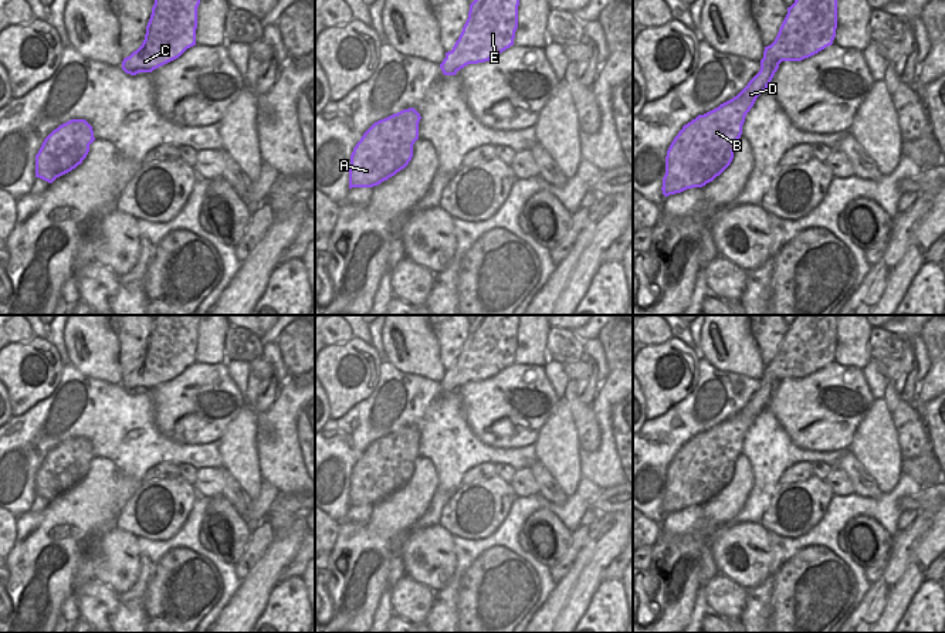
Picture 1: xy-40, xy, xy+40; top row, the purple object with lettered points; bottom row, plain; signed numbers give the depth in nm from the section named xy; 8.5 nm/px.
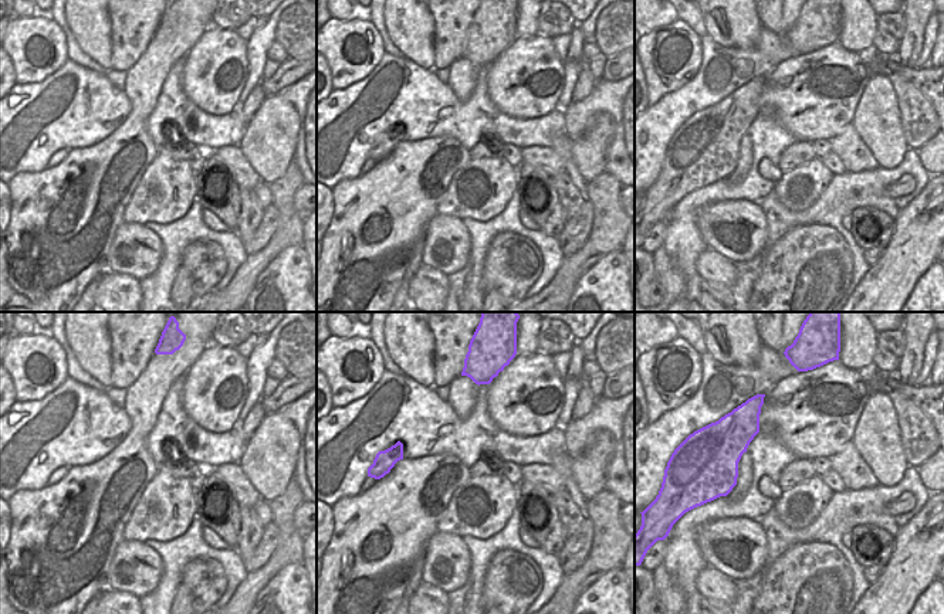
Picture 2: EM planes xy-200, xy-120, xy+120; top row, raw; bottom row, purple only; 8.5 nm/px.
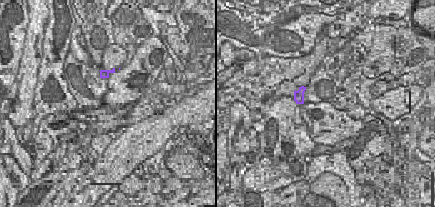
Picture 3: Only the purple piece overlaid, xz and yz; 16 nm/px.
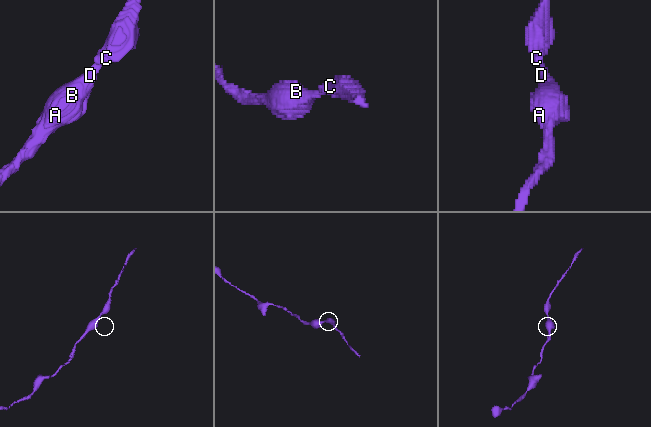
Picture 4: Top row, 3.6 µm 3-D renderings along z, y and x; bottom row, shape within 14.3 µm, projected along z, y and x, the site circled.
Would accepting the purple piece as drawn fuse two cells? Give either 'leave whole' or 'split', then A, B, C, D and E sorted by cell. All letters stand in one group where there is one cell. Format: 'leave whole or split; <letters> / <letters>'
leave whole; A B C D E

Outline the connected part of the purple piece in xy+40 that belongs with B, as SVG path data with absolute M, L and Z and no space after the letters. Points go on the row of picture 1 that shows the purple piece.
M795 0L788 7L788 14L779 28L775 41L765 47L759 72L732 99L718 108L698 115L682 126L671 142L665 156L665 175L663 177L663 194L681 193L687 189L702 187L719 176L732 162L735 142L742 135L746 114L756 98L768 91L775 72L782 61L802 61L833 44L837 28L837 0Z

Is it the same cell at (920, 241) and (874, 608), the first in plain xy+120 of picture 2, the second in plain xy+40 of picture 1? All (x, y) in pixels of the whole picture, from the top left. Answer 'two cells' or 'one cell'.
one cell

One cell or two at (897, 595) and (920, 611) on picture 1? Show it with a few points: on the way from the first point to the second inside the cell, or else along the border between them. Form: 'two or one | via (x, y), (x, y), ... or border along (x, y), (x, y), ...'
two | border along (924, 578), (900, 618)

